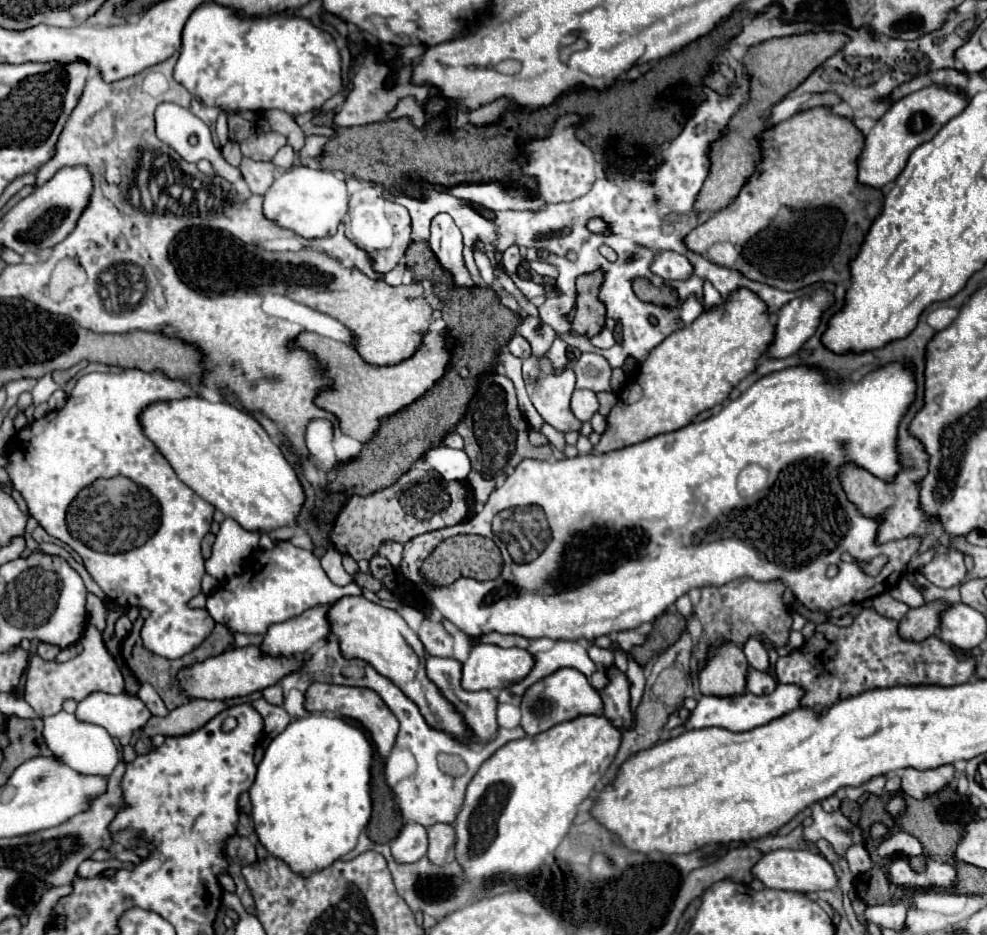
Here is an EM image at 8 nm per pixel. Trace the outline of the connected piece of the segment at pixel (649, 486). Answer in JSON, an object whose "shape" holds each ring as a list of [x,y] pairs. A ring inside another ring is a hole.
{"shape":[[[889,363],[869,371],[855,385],[833,385],[823,379],[825,377],[817,369],[783,369],[755,381],[735,401],[729,401],[719,415],[699,423],[689,423],[673,433],[657,435],[603,455],[589,453],[561,461],[525,459],[515,467],[505,483],[489,495],[481,513],[475,513],[471,519],[455,527],[423,533],[407,541],[401,563],[395,569],[395,579],[403,581],[403,577],[399,577],[403,561],[423,561],[423,557],[449,535],[475,533],[491,537],[503,553],[501,575],[493,581],[457,579],[447,587],[427,589],[429,603],[441,611],[443,619],[469,637],[503,633],[527,639],[549,637],[573,641],[581,637],[593,641],[601,635],[651,623],[689,589],[707,585],[719,587],[743,575],[755,581],[783,581],[795,599],[809,611],[823,613],[885,593],[903,577],[907,561],[911,561],[917,553],[919,539],[909,537],[875,545],[877,523],[859,515],[859,511],[847,501],[837,469],[845,461],[853,461],[885,481],[895,477],[899,471],[895,449],[897,427],[915,399],[913,369],[911,365],[903,367],[899,363]],[[751,463],[769,471],[769,489],[757,493],[755,497],[741,497],[737,491],[737,475]],[[521,505],[543,507],[551,527],[551,541],[547,549],[531,563],[515,563],[509,557],[505,543],[491,531],[491,521],[499,511]],[[843,553],[849,553],[859,561],[885,555],[889,561],[877,577],[869,577],[857,567],[857,563],[841,561]],[[827,565],[839,567],[837,577],[829,579],[825,575]]]}

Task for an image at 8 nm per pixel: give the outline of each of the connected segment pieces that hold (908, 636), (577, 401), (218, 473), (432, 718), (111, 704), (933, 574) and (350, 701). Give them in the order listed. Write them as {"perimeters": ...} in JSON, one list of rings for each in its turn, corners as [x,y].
{"perimeters":[[[[927,603],[919,609],[909,609],[909,613],[899,621],[899,637],[903,641],[925,641],[939,627],[939,613],[945,603]]],[[[575,389],[573,397],[571,397],[571,413],[579,421],[589,421],[597,409],[599,409],[599,403],[597,403],[597,397],[593,391]]],[[[193,395],[175,401],[155,401],[155,405],[147,405],[147,409],[139,413],[139,423],[145,437],[153,441],[153,445],[169,461],[177,477],[201,499],[223,511],[225,517],[235,519],[241,527],[265,533],[269,529],[287,525],[297,517],[305,501],[303,487],[295,471],[283,457],[281,449],[271,441],[261,423],[243,409],[237,409],[235,405],[225,401],[211,403],[199,395]]],[[[341,597],[331,603],[331,613],[327,613],[327,621],[331,621],[331,633],[339,639],[339,649],[347,659],[361,659],[373,665],[377,673],[391,679],[411,701],[415,701],[425,717],[425,721],[441,731],[451,733],[455,739],[469,739],[469,729],[463,717],[453,709],[453,705],[439,693],[439,689],[425,675],[425,659],[419,657],[405,639],[409,633],[407,623],[397,611],[385,609],[377,603],[361,597]]],[[[91,693],[77,705],[75,717],[79,717],[79,721],[105,727],[109,735],[121,741],[121,745],[127,745],[131,733],[151,719],[151,711],[139,697],[127,697],[125,693]]],[[[949,547],[949,553],[935,557],[929,565],[923,567],[925,577],[937,587],[955,587],[965,581],[963,553],[955,547]]],[[[313,683],[305,693],[305,709],[313,711],[313,713],[315,711],[319,711],[319,713],[331,711],[331,713],[339,713],[343,717],[359,721],[369,731],[381,759],[387,759],[391,749],[395,747],[395,739],[397,739],[397,733],[399,733],[399,721],[389,711],[389,707],[383,703],[383,699],[371,689],[343,687],[343,685],[329,685],[329,683]]]]}

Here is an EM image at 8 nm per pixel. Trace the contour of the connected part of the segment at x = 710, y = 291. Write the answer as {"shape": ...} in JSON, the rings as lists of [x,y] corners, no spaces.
{"shape":[[[705,281],[705,293],[703,293],[703,299],[705,299],[705,307],[707,307],[707,309],[715,309],[715,307],[723,305],[721,295],[717,293],[717,289],[713,289],[713,285],[711,285],[709,281]]]}

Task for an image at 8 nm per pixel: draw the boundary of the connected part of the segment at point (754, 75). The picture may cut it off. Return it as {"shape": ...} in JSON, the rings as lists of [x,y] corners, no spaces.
{"shape":[[[805,33],[781,39],[769,39],[765,43],[757,43],[749,47],[749,53],[743,57],[743,73],[749,75],[749,99],[735,117],[731,117],[731,125],[727,125],[727,133],[723,133],[723,141],[715,141],[711,145],[711,173],[695,199],[697,213],[715,213],[725,209],[745,185],[749,175],[755,171],[755,165],[761,159],[761,151],[757,145],[757,135],[767,127],[765,117],[769,115],[771,107],[781,101],[789,91],[793,91],[805,77],[819,67],[825,59],[837,53],[847,37],[843,33]]]}

